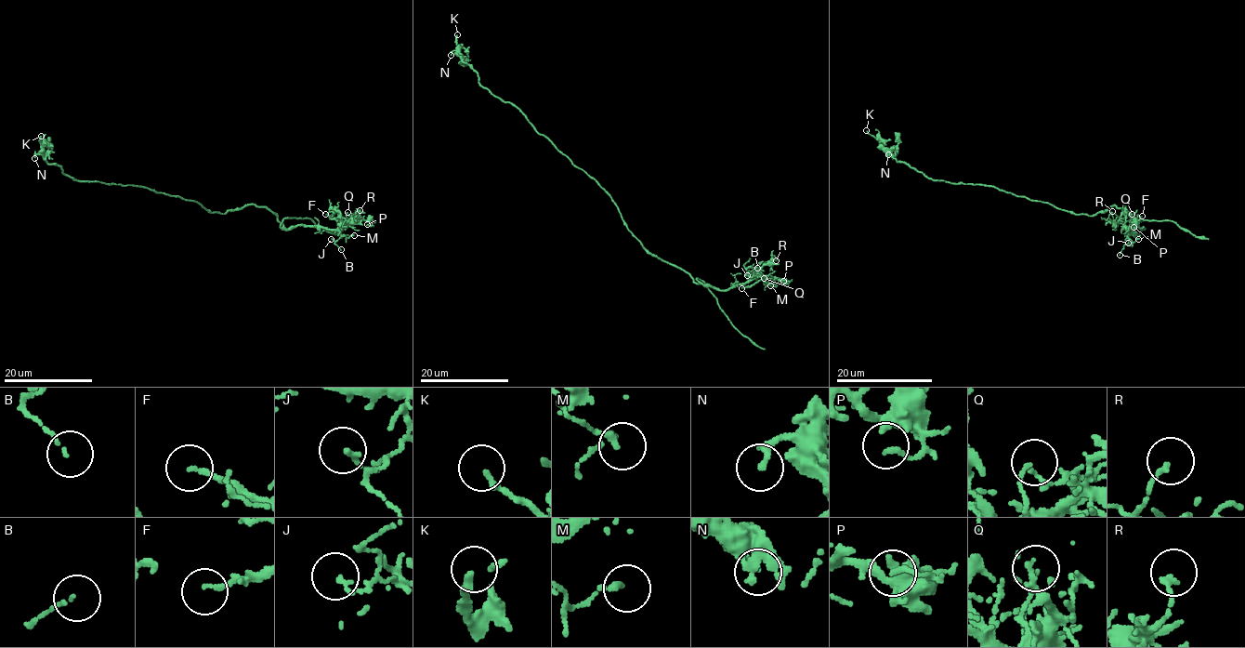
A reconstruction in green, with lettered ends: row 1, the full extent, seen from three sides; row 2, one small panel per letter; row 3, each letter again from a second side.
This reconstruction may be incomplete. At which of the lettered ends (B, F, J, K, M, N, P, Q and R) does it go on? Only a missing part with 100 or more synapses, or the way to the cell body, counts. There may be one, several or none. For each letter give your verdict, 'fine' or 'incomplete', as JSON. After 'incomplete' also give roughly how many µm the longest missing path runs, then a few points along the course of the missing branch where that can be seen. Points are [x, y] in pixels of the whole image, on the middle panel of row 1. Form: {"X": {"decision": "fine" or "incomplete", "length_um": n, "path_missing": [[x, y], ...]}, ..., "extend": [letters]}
{"B": {"decision": "fine"}, "F": {"decision": "fine"}, "J": {"decision": "fine"}, "K": {"decision": "fine"}, "M": {"decision": "fine"}, "N": {"decision": "fine"}, "P": {"decision": "fine"}, "Q": {"decision": "fine"}, "R": {"decision": "fine"}, "extend": []}

